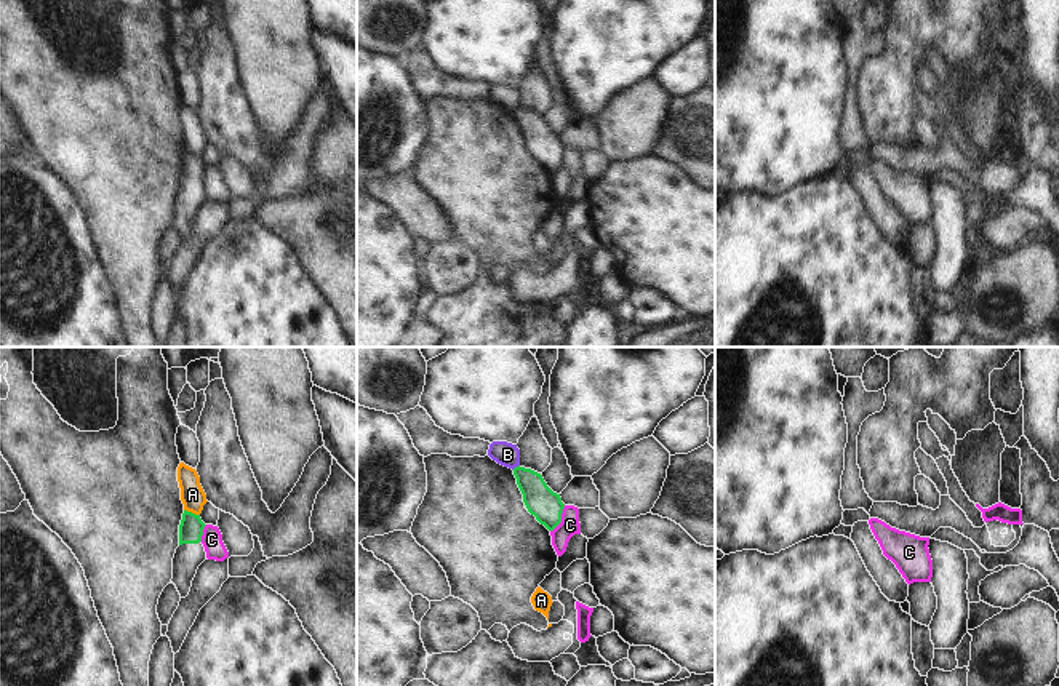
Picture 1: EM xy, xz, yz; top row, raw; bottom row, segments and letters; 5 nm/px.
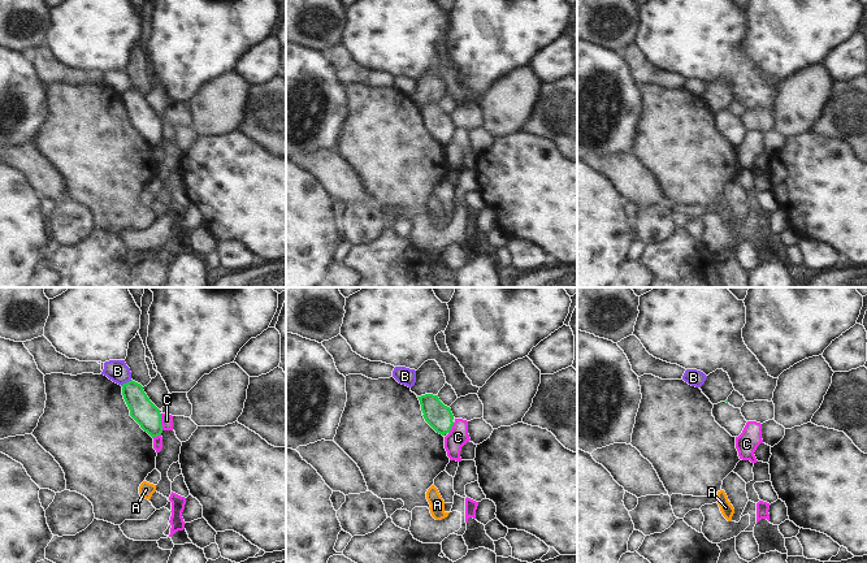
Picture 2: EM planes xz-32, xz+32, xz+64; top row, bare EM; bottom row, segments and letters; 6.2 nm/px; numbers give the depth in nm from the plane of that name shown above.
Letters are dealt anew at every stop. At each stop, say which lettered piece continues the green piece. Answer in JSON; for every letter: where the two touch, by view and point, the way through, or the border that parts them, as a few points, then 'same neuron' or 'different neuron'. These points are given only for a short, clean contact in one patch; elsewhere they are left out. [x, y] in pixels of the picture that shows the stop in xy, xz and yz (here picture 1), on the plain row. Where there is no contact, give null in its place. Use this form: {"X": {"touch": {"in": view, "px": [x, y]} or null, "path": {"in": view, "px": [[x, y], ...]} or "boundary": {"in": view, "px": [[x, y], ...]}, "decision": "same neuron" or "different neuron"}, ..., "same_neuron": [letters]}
{"A": {"touch": {"in": "xy", "px": [191, 154]}, "decision": "different neuron"}, "B": {"touch": {"in": "xz", "px": [515, 109]}, "boundary": {"in": "xz", "px": [[519, 106], [512, 111]]}, "decision": "different neuron"}, "C": {"touch": {"in": "xz", "px": [560, 160]}, "boundary": {"in": "xz", "px": [[565, 147], [560, 163], [551, 173]]}, "decision": "different neuron"}, "same_neuron": []}

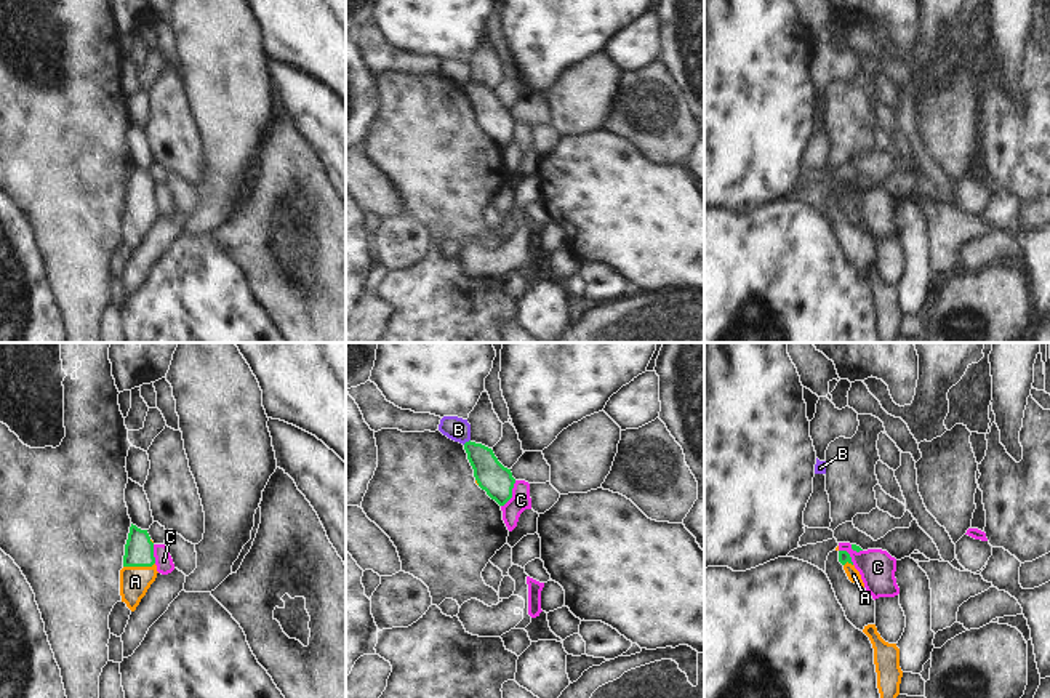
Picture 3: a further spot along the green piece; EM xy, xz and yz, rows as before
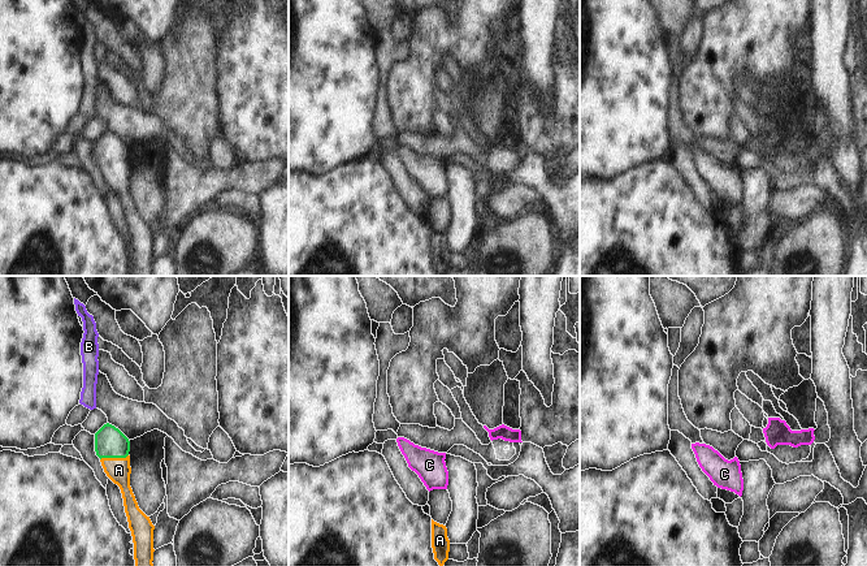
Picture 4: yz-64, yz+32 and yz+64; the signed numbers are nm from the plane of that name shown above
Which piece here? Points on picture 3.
{"A": {"touch": {"in": "xy", "px": [138, 207]}, "path": {"in": "xy", "px": [[140, 191], [138, 207], [135, 223]]}, "decision": "same neuron"}, "B": {"touch": {"in": "xz", "px": [466, 84]}, "boundary": {"in": "xz", "px": [[469, 80], [463, 85]]}, "decision": "different neuron"}, "C": {"touch": {"in": "xz", "px": [511, 135]}, "boundary": {"in": "xz", "px": [[516, 122], [511, 138], [501, 148]]}, "decision": "different neuron"}, "same_neuron": ["A"]}

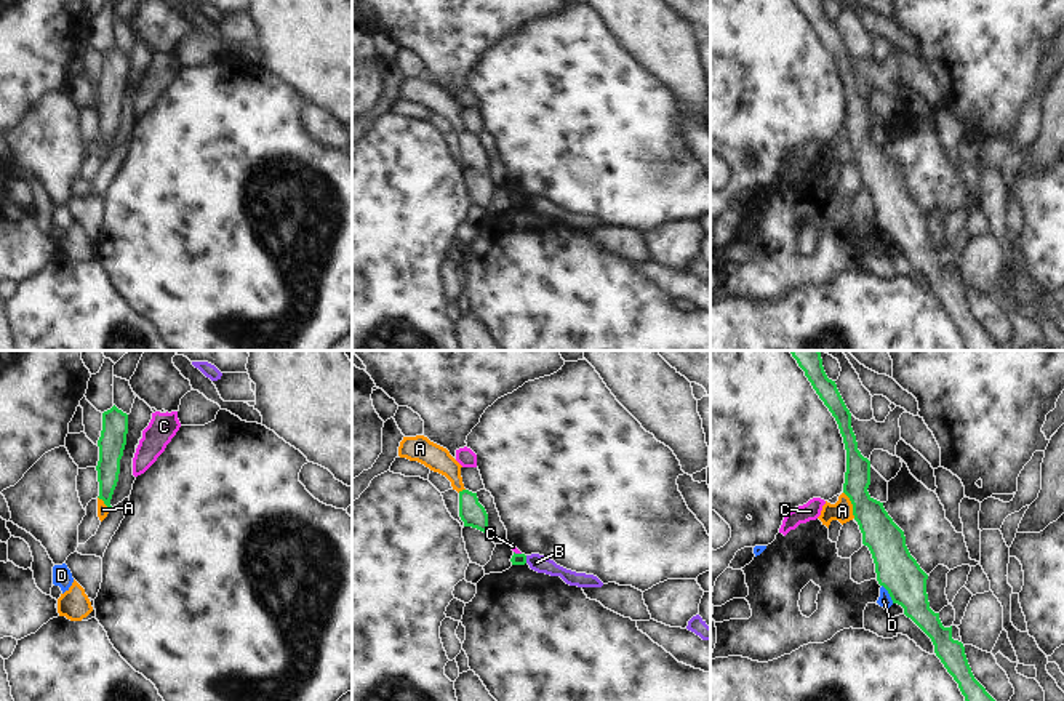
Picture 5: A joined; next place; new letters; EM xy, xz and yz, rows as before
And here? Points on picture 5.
{"A": {"touch": {"in": "yz", "px": [852, 144]}, "boundary": {"in": "yz", "px": [[844, 133], [855, 159]]}, "decision": "different neuron"}, "B": {"touch": {"in": "xz", "px": [525, 200]}, "decision": "different neuron"}, "C": {"touch": {"in": "xz", "px": [517, 196]}, "boundary": {"in": "xz", "px": [[514, 192], [520, 196]]}, "decision": "different neuron"}, "D": {"touch": {"in": "yz", "px": [888, 234]}, "boundary": {"in": "yz", "px": [[882, 226], [893, 244]]}, "decision": "different neuron"}, "same_neuron": []}

